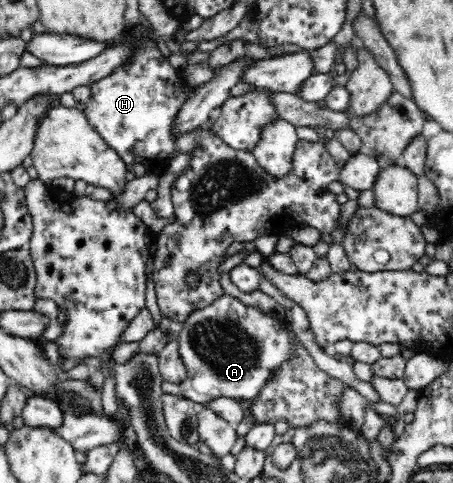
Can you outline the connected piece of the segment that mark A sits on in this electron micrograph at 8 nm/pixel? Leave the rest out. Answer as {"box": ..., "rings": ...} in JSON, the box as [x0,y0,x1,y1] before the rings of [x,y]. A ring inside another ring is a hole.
{"box":[164,294,295,403],"rings":[[[228,294],[220,296],[204,309],[196,310],[183,323],[178,334],[180,340],[179,352],[186,366],[187,376],[180,384],[166,385],[164,393],[178,395],[197,403],[208,403],[220,397],[237,401],[256,398],[264,384],[274,378],[274,372],[283,363],[295,358],[295,334],[289,330],[286,315],[267,314],[256,306],[246,306],[238,298]]]}

